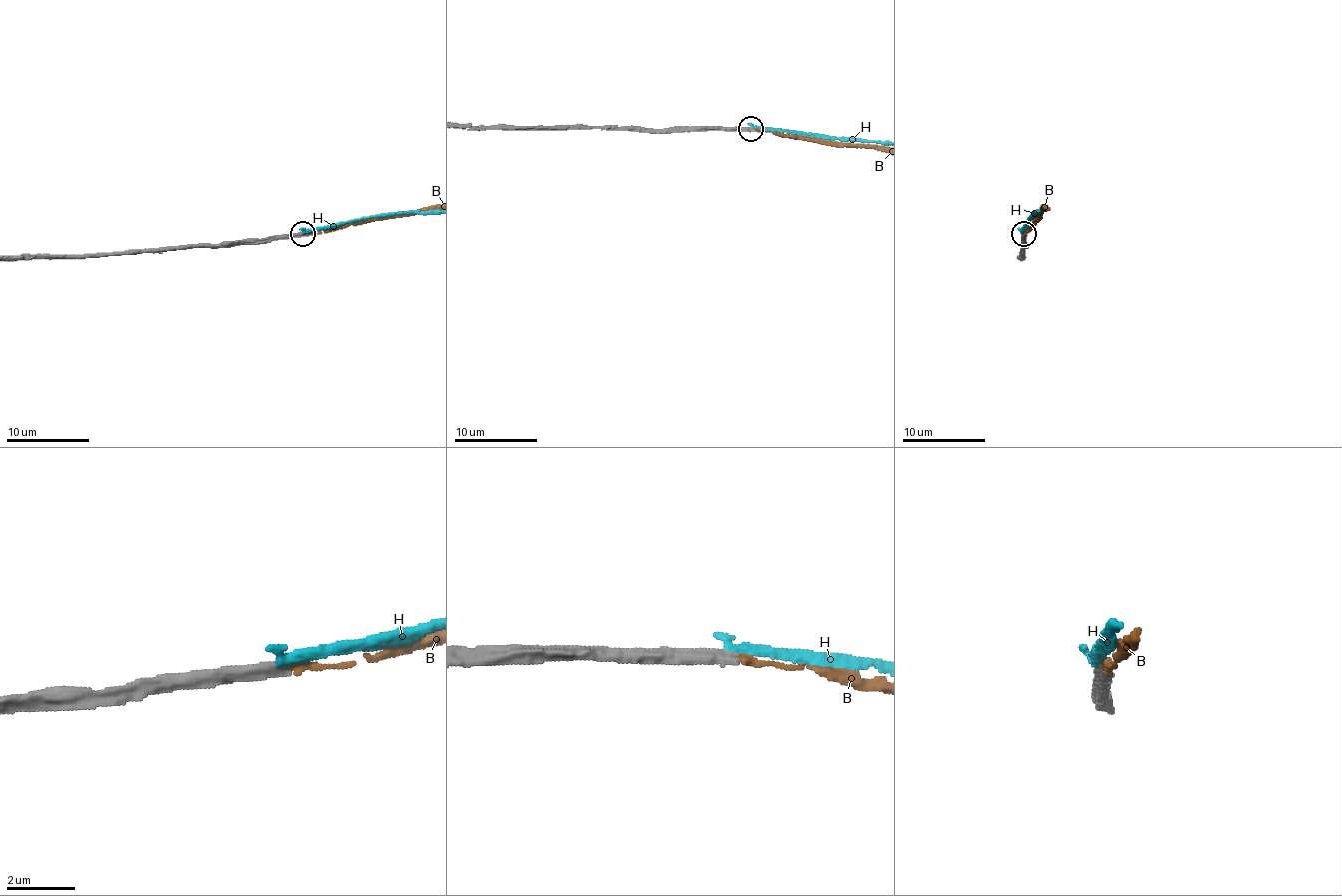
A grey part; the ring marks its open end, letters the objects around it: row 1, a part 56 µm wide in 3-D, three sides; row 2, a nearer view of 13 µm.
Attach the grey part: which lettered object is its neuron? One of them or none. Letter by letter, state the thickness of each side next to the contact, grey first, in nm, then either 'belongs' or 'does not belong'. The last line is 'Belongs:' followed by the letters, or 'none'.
B: calibres 460 and 240 nm; belongs
H: calibres 420 and 320 nm; does not belong
Belongs: B

